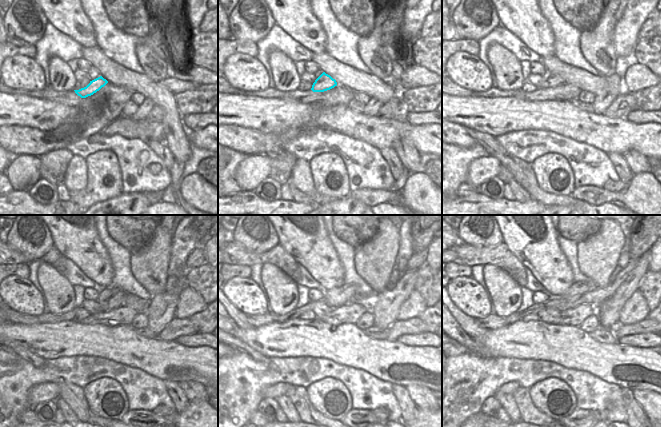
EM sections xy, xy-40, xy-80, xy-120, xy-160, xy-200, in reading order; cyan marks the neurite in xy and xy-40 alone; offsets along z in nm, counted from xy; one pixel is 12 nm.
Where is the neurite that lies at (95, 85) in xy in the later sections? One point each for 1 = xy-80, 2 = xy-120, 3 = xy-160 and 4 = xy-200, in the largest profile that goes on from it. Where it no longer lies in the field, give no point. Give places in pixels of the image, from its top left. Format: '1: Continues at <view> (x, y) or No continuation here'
1: Continues at xy-80 (550, 80)
2: Continues at xy-120 (110, 298)
3: Continues at xy-160 (338, 296)
4: Continues at xy-200 (578, 288)

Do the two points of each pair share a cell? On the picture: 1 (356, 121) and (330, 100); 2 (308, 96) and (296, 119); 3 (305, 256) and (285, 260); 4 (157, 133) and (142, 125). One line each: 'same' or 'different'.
1: different
2: different
3: different
4: same

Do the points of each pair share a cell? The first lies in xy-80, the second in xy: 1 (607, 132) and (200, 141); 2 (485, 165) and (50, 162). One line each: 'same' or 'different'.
1: same
2: different

